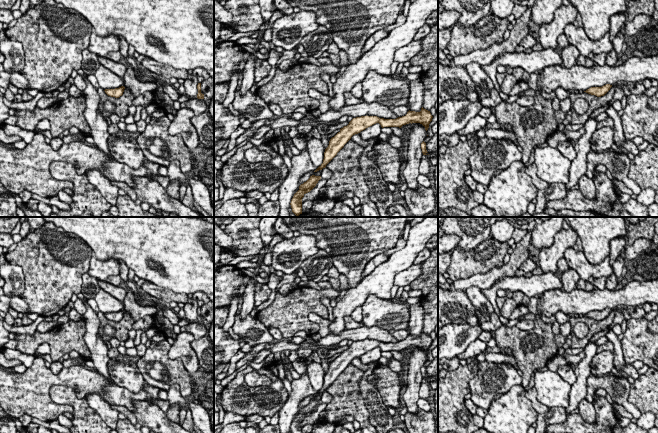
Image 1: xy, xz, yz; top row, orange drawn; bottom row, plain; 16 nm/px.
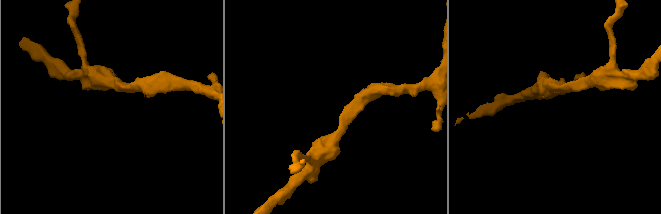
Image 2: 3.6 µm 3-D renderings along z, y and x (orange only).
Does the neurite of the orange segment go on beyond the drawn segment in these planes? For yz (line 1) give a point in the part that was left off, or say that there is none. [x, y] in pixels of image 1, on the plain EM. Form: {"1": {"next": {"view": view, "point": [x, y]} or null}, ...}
{"1": {"next": null}}

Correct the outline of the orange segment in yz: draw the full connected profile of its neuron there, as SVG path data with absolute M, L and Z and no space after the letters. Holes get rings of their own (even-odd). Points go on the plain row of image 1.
M606 308L602 311L591 311L584 316L591 319L595 319L597 321L601 321L601 320L604 320L610 314L611 311L612 309Z

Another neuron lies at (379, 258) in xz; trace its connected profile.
M384 253L377 254L374 258L372 258L365 266L362 274L361 279L365 278L368 274L374 271L374 269L379 266L381 263L387 261L389 258L388 255Z

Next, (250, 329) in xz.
M240 310L236 312L232 329L246 344L252 347L263 343L270 343L274 340L273 336L269 333L269 329L263 323L250 314L241 318Z

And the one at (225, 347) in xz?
M214 327L214 385L217 375L222 373L239 349L240 340L233 339L222 327Z

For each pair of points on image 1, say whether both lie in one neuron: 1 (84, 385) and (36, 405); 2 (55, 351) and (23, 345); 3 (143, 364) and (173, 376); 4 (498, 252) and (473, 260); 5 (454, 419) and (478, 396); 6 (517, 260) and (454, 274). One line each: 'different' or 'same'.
1: same
2: same
3: same
4: same
5: different
6: different

